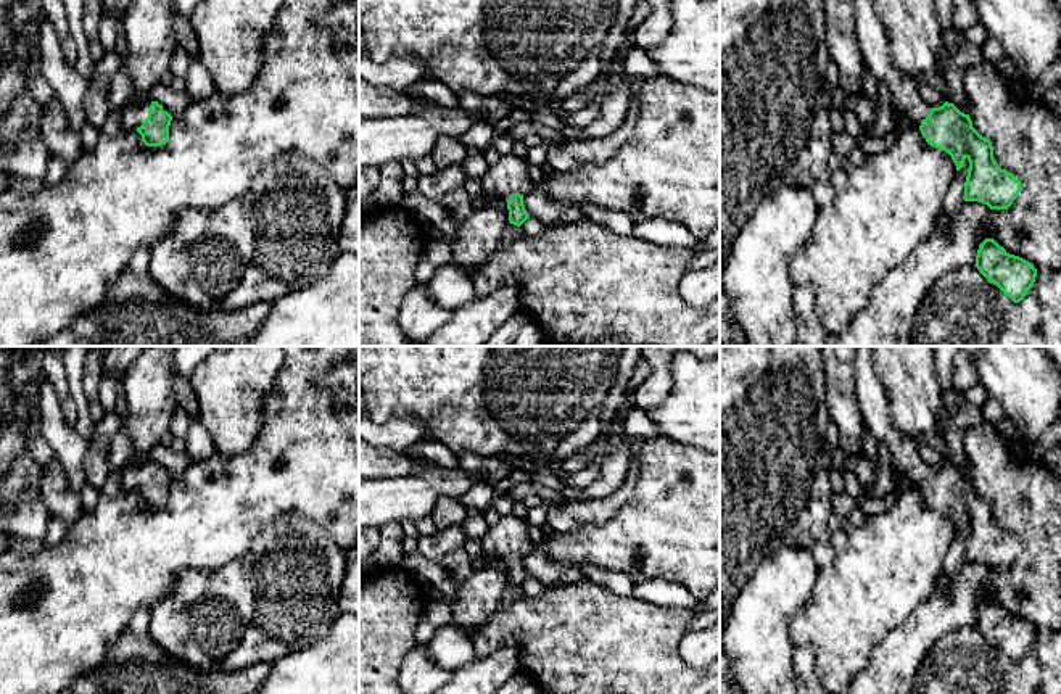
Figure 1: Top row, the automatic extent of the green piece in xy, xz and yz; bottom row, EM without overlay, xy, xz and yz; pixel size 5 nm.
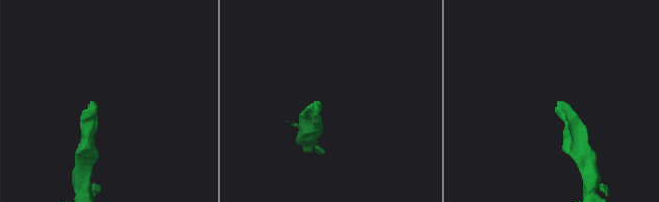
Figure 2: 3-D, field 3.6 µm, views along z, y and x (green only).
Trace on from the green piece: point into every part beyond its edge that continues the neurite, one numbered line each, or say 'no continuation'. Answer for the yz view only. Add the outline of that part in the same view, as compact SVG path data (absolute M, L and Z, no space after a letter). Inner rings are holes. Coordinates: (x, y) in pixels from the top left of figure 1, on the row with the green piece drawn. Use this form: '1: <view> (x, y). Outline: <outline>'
1: yz (873, 41). Outline: M874 0L855 2L857 40L866 71L889 89L894 113L903 116L910 126L921 126L931 106L919 97L918 84L902 71L890 55L887 32L876 13Z

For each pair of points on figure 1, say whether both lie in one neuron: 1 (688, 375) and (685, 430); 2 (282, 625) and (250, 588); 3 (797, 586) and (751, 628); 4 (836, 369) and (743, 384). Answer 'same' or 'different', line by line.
1: same
2: same
3: same
4: different

